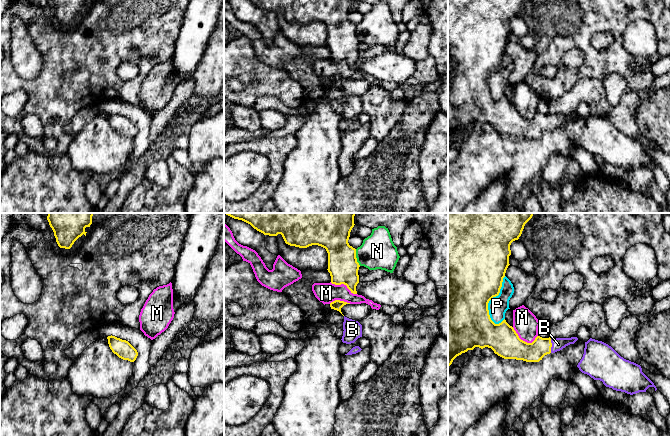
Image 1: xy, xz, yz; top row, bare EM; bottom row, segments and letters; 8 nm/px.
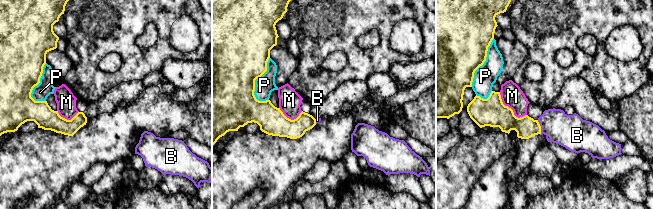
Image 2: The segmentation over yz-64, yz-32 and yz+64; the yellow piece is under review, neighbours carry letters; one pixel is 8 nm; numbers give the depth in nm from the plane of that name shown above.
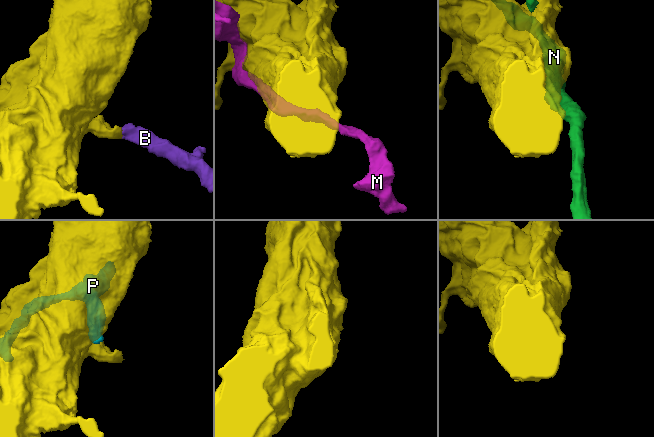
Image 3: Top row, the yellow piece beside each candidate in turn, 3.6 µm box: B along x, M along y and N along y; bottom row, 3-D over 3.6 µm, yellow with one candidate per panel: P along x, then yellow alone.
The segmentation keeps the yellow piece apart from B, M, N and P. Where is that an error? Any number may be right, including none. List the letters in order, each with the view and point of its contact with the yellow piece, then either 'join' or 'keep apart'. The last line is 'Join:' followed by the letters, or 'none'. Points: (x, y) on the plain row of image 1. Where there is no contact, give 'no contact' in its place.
B: yz (551, 122) | join
M: yz (522, 116) | keep apart
N: xz (355, 33) | keep apart
P: yz (491, 74) | keep apart
Join: B

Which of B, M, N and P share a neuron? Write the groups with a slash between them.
B / M / N / P

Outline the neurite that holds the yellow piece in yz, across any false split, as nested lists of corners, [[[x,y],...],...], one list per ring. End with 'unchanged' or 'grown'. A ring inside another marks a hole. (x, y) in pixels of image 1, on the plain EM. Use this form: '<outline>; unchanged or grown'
[[[448,0],[448,143],[457,132],[475,123],[491,124],[504,135],[539,138],[545,131],[560,127],[578,116],[577,113],[551,115],[537,112],[532,119],[527,119],[519,114],[505,95],[495,100],[490,94],[488,79],[500,69],[503,54],[510,41],[510,21],[519,15],[524,2],[525,0]]]; grown

